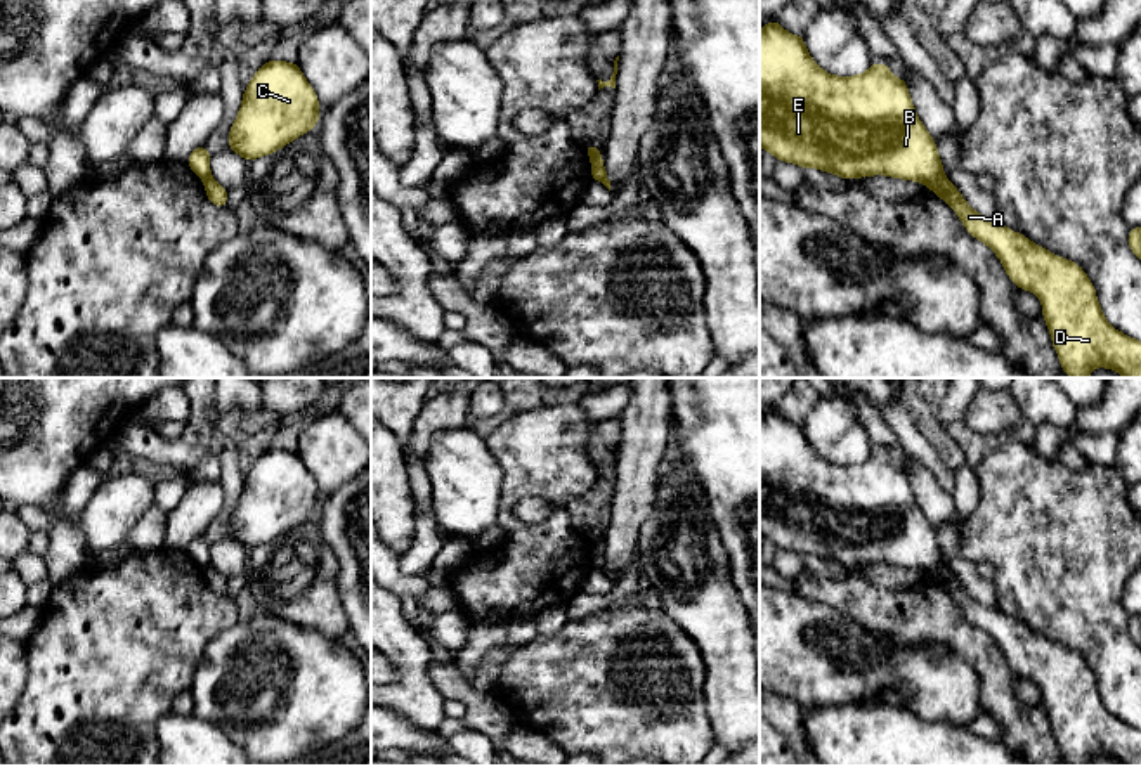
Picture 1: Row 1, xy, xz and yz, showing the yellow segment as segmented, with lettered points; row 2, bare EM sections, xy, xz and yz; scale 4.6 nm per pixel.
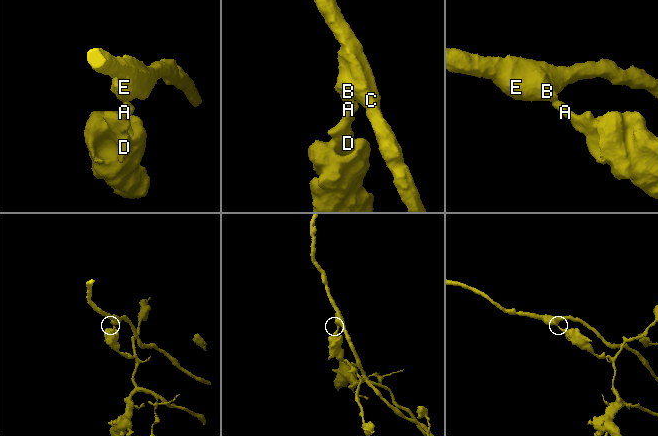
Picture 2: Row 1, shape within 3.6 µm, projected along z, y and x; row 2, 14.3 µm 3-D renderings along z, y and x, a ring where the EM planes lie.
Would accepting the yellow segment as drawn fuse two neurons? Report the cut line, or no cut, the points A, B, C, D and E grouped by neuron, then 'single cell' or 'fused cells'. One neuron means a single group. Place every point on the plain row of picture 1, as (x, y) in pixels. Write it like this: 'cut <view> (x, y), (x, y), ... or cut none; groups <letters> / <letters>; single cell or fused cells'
cut yz (944, 564), (928, 574); groups A D / B C E; fused cells

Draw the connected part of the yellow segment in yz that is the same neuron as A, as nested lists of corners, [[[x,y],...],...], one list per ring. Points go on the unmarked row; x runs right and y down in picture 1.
[[[945,563],[928,575],[955,598],[973,626],[999,645],[1016,676],[1040,686],[1042,705],[1066,763],[1087,766],[1094,756],[1108,756],[1124,766],[1141,766],[1141,730],[1106,711],[1080,653],[1033,633],[997,607],[976,601]]]

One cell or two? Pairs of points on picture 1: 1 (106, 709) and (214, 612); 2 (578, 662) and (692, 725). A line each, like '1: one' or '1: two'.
1: one
2: one

